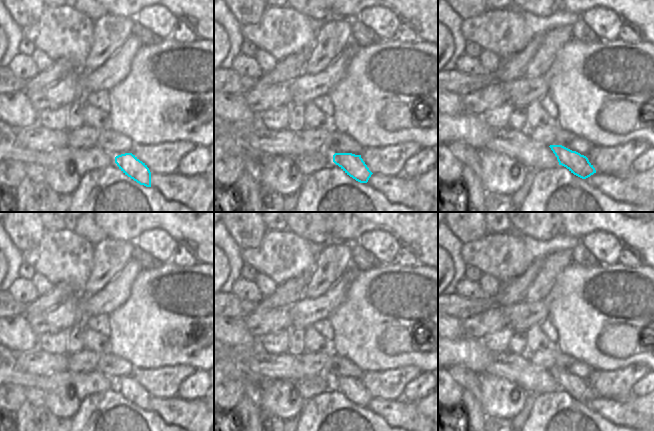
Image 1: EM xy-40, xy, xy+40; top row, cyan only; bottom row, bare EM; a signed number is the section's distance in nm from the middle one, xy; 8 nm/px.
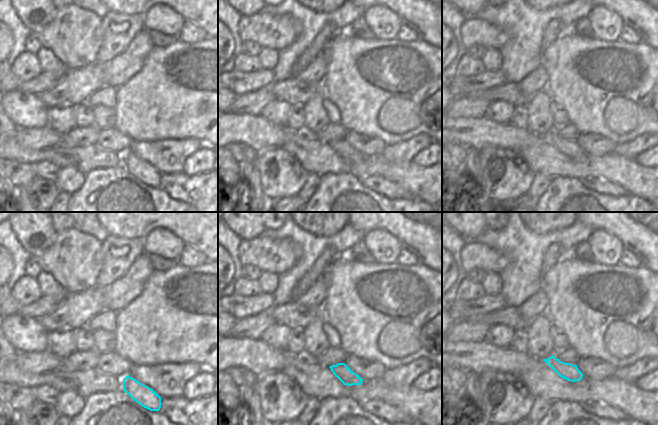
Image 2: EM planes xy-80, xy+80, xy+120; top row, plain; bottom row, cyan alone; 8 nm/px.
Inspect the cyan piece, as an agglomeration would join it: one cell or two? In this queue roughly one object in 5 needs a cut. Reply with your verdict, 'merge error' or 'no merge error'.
no merge error

